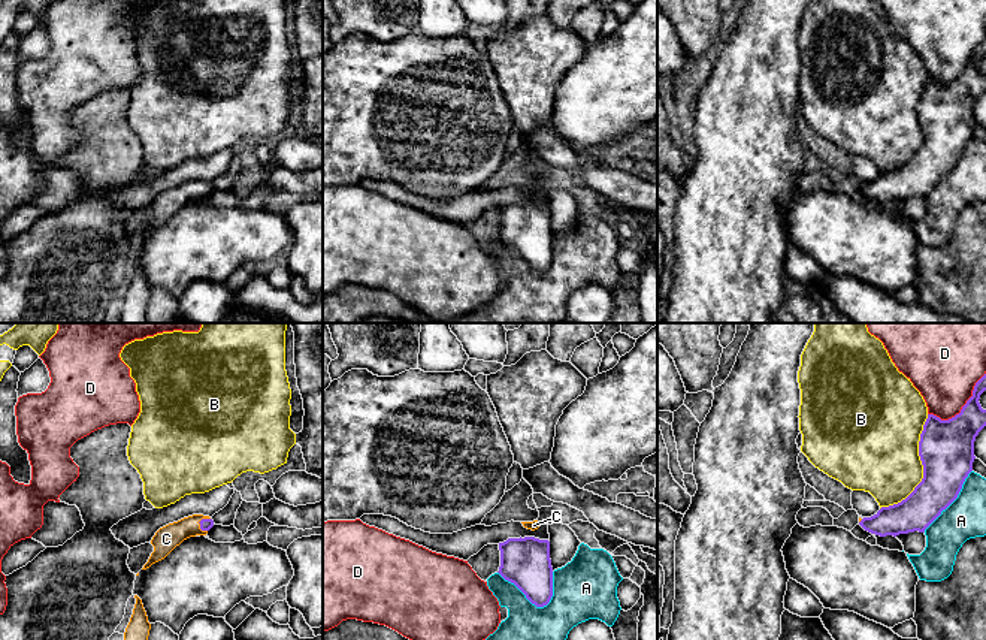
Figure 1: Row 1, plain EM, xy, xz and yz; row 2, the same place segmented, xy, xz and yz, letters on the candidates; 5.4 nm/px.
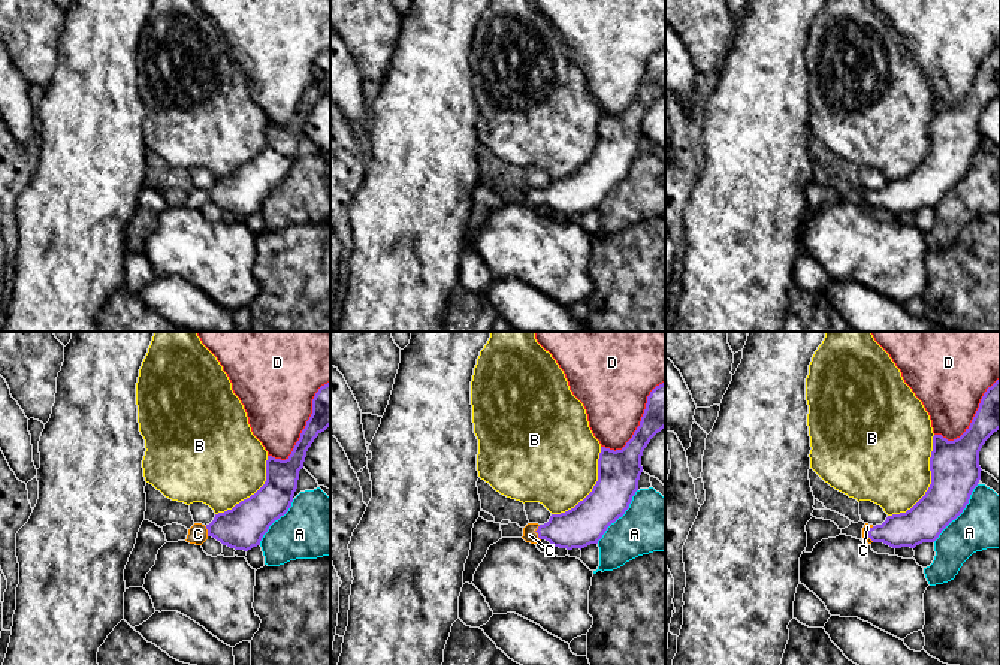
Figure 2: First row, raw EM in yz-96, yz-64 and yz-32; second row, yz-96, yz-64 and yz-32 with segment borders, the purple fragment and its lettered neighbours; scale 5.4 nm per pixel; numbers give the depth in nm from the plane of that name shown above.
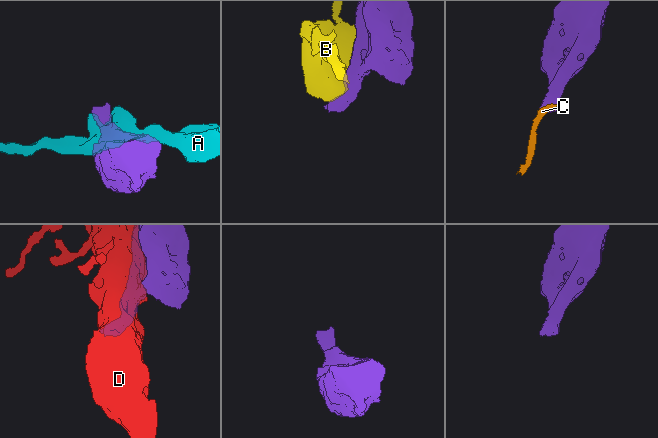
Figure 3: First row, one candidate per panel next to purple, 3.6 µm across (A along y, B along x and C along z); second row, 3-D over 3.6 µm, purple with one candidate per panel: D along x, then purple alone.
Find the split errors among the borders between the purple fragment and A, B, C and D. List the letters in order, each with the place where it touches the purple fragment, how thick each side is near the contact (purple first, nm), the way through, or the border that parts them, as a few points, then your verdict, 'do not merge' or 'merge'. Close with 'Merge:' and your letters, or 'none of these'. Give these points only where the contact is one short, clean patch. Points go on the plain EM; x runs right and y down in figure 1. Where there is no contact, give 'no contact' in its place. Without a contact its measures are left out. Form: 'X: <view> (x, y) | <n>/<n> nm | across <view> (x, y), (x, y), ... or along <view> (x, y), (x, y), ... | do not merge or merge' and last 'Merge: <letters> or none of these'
A: xz (526, 262) | 260/380 nm | do not merge
B: yz (924, 133) | 300/420 nm | do not merge
C: xy (199, 187) | 60/140 nm | across xy (205, 189), (199, 187), (166, 204) | merge
D: yz (962, 74) | 300/360 nm | do not merge
Merge: C

